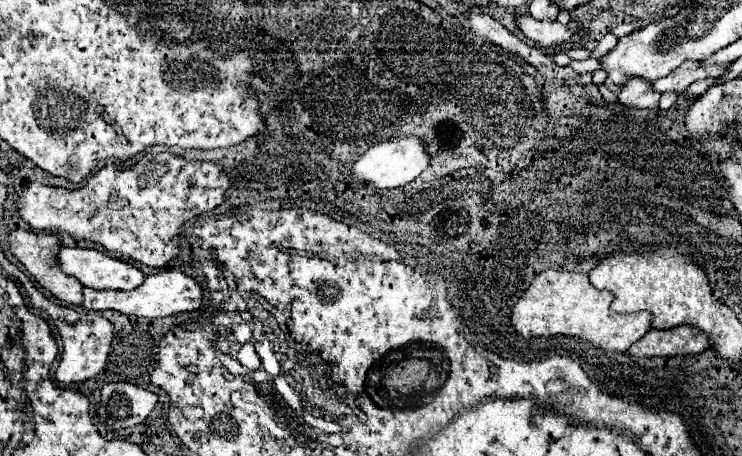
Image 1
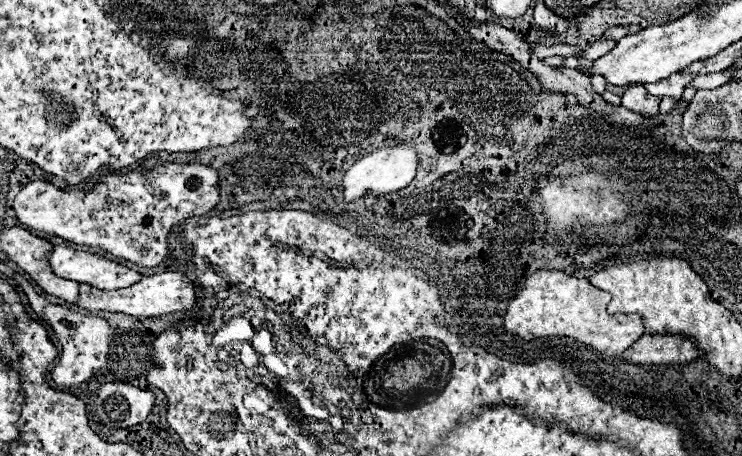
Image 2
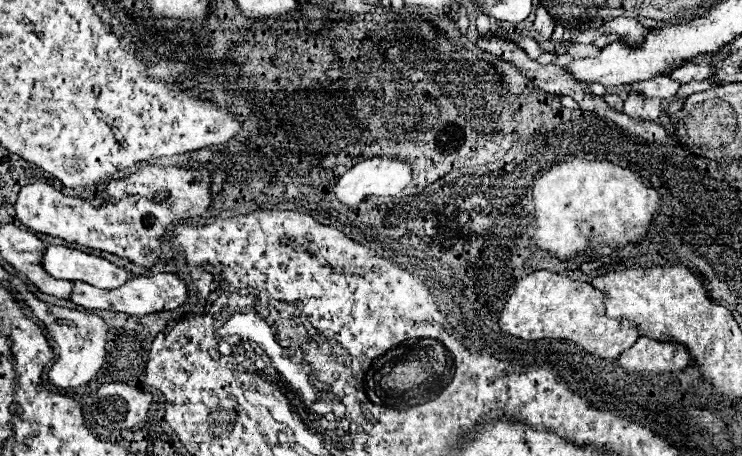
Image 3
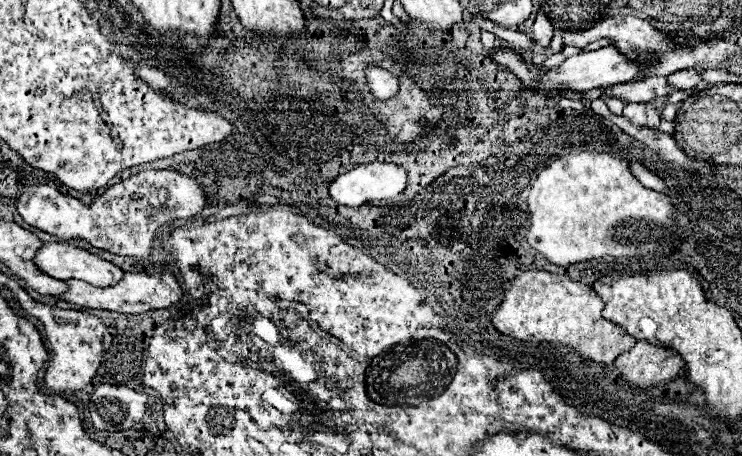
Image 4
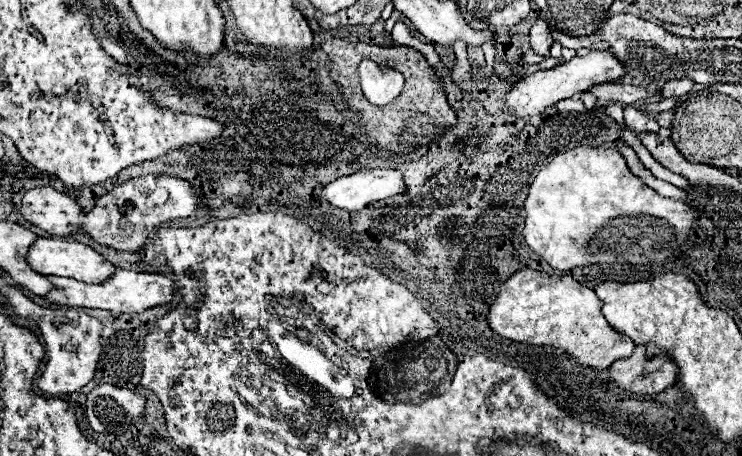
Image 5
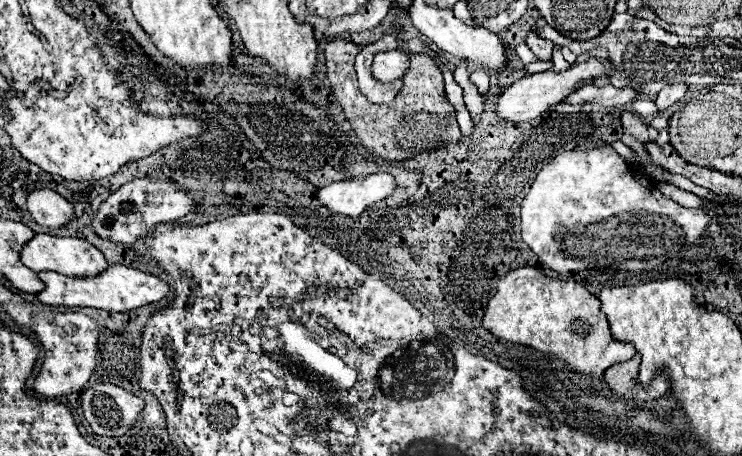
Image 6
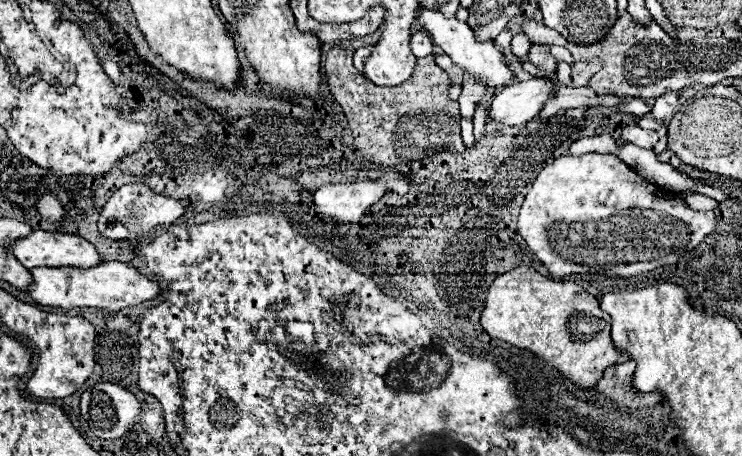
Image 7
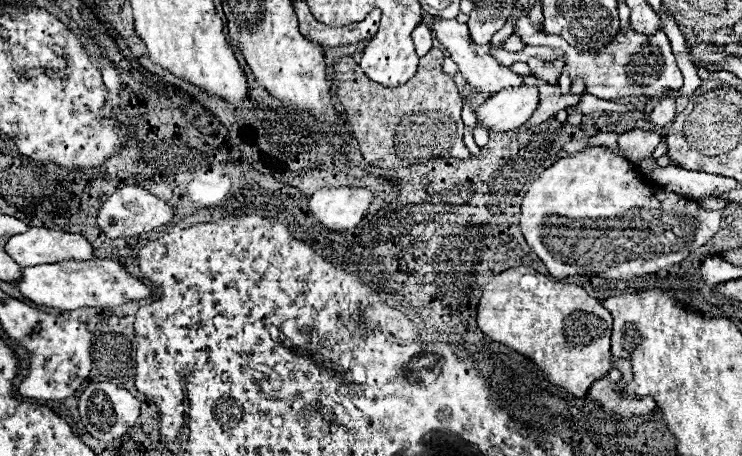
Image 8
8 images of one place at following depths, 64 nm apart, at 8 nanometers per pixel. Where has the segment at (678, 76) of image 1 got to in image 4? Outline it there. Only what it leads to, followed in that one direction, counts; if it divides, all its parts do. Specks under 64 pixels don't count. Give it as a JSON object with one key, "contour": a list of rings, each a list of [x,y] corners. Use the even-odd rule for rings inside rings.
{"contour":[[[648,78],[644,82],[630,82],[624,86],[610,86],[602,92],[604,98],[620,98],[624,102],[650,102],[654,98],[664,98],[672,90],[666,78]]]}

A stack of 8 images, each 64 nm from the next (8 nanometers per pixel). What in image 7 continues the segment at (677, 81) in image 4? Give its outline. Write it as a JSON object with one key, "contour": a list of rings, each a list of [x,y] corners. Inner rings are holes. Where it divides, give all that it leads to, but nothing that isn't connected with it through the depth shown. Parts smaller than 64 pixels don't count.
{"contour":[[[666,92],[662,94],[656,102],[654,102],[654,108],[652,108],[652,118],[654,120],[660,120],[660,122],[668,122],[672,116],[674,116],[674,110],[676,110],[676,104],[678,104],[678,92]]]}

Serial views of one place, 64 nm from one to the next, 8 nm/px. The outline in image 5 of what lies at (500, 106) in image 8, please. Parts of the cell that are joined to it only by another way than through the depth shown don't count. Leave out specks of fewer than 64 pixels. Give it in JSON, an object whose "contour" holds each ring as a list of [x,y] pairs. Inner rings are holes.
{"contour":[[[590,52],[584,58],[574,56],[570,62],[556,66],[552,70],[540,70],[540,72],[532,72],[528,76],[524,76],[508,94],[504,100],[504,108],[510,110],[514,116],[518,118],[526,118],[526,116],[536,116],[542,114],[546,108],[554,106],[560,100],[572,98],[572,94],[584,92],[594,84],[606,84],[606,82],[614,82],[618,78],[624,76],[624,68],[620,66],[620,62],[610,54],[610,52]]]}

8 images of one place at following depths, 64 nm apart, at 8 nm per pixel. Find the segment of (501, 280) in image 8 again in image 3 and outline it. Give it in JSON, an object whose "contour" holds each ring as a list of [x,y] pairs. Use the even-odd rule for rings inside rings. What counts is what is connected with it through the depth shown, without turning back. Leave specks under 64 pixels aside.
{"contour":[[[534,270],[516,282],[514,292],[500,312],[498,326],[502,332],[522,340],[570,340],[604,360],[618,358],[638,340],[638,328],[632,326],[632,322],[610,320],[604,316],[604,294],[600,290],[548,270]],[[544,312],[556,312],[556,316],[540,316]]]}

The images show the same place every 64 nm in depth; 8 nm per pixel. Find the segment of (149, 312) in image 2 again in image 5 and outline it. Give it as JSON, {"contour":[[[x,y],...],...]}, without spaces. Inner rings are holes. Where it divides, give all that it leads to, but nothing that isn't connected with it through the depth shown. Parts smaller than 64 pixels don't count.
{"contour":[[[116,268],[112,278],[106,278],[100,284],[86,284],[78,282],[74,278],[62,278],[62,276],[46,276],[52,284],[54,290],[50,290],[44,300],[52,304],[64,304],[64,306],[84,306],[84,308],[98,308],[98,310],[110,310],[116,314],[126,314],[126,312],[142,312],[154,306],[168,304],[174,298],[174,282],[166,276],[160,274],[144,274],[144,272],[134,272],[134,270],[124,270]]]}

